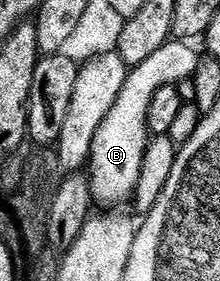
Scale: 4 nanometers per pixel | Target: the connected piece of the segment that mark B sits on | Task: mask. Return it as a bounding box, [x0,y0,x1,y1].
[89,38,201,205]

